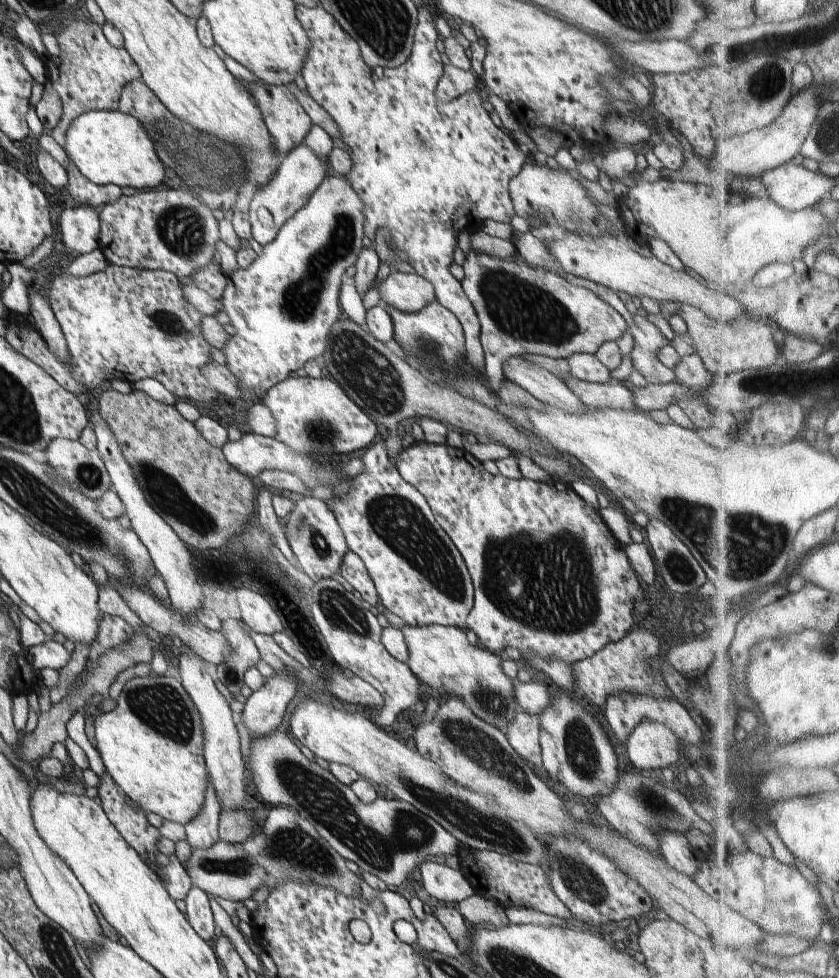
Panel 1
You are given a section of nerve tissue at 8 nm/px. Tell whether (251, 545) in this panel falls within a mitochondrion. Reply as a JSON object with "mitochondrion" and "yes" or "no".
{"mitochondrion":"yes"}

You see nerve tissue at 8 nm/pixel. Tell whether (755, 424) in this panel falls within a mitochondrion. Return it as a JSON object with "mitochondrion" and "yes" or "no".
{"mitochondrion":"no"}

